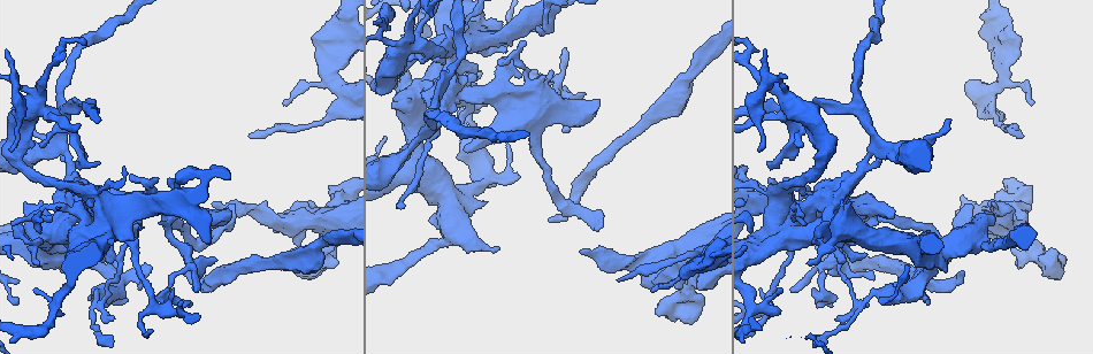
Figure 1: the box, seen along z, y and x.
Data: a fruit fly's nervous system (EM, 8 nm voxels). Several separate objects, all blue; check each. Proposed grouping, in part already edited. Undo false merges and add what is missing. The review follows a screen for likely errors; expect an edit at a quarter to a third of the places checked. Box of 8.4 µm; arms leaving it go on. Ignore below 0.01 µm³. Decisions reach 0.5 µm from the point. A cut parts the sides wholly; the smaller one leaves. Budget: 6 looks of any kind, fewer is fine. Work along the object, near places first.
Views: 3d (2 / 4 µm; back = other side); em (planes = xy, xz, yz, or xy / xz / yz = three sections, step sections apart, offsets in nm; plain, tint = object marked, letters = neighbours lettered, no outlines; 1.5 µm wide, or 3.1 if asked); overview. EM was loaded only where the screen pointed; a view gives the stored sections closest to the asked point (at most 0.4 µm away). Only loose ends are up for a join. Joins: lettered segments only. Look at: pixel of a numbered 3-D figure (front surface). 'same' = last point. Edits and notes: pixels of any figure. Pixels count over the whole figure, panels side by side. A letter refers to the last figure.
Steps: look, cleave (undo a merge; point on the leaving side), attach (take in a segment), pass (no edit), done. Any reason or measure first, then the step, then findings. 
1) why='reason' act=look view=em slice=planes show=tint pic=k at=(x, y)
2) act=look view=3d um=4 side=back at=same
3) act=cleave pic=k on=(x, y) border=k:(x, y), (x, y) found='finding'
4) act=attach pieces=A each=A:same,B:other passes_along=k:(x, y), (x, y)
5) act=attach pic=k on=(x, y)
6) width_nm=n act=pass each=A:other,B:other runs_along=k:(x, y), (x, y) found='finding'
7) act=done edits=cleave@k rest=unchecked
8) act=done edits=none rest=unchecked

why='sudden change in width' act=look view=3d um=4 pic=1 at=(102, 292)

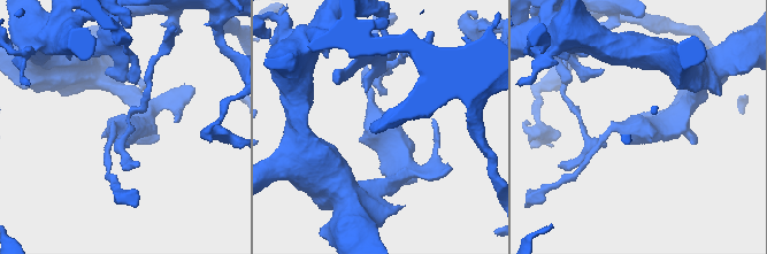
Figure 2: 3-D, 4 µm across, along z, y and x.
why='shape alone is not enough' act=look view=em slice=planes show=letters pic=2 at=(123, 127)

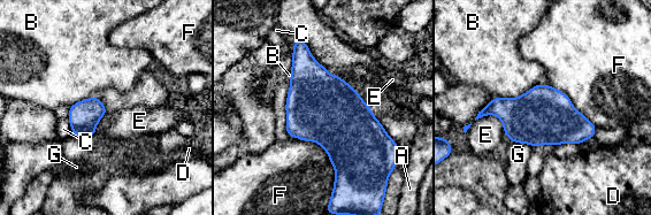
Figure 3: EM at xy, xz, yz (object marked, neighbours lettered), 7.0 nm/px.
act=pass each=A:other,B:other,C:other,D:other,E:other,F:other,G:other border=3:(288, 135), (327, 153), (334, 189) found='all the same neuron'

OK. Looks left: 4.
why='branch point' act=look view=3d um=4 pic=1 at=(151, 304)

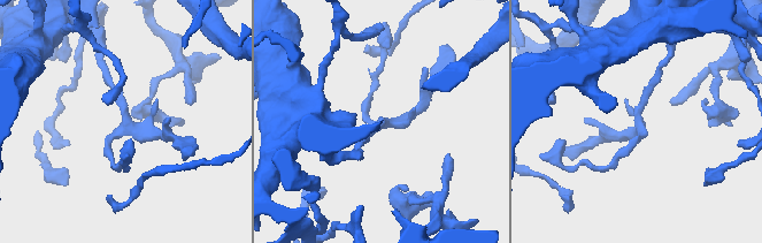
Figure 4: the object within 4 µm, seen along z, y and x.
why='shape alone is not enough' act=look view=em slice=xz step=8 show=tint pic=4 at=(127, 122)

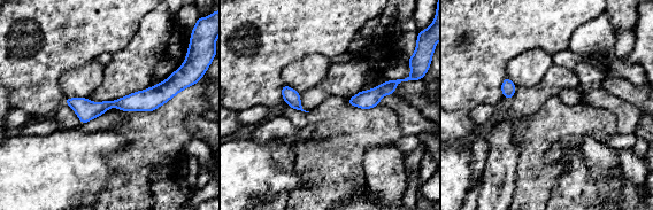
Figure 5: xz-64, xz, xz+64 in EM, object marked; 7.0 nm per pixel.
why='another direction' act=look view=em slice=planes show=letters at=same

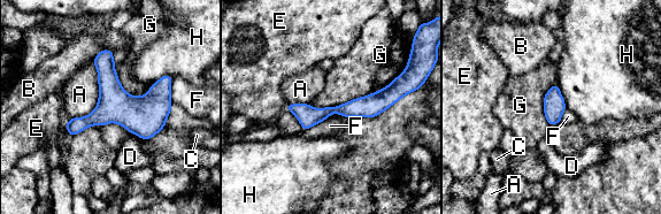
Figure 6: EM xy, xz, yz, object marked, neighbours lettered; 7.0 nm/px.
width_nm=150 act=pass each=A:other,B:other,C:other,D:other,E:other,F:other,G:other,H:other border=6:(398, 75), (336, 106), (309, 105) found='one neuron here'

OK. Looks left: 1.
act=done edits=none rest=unchecked

